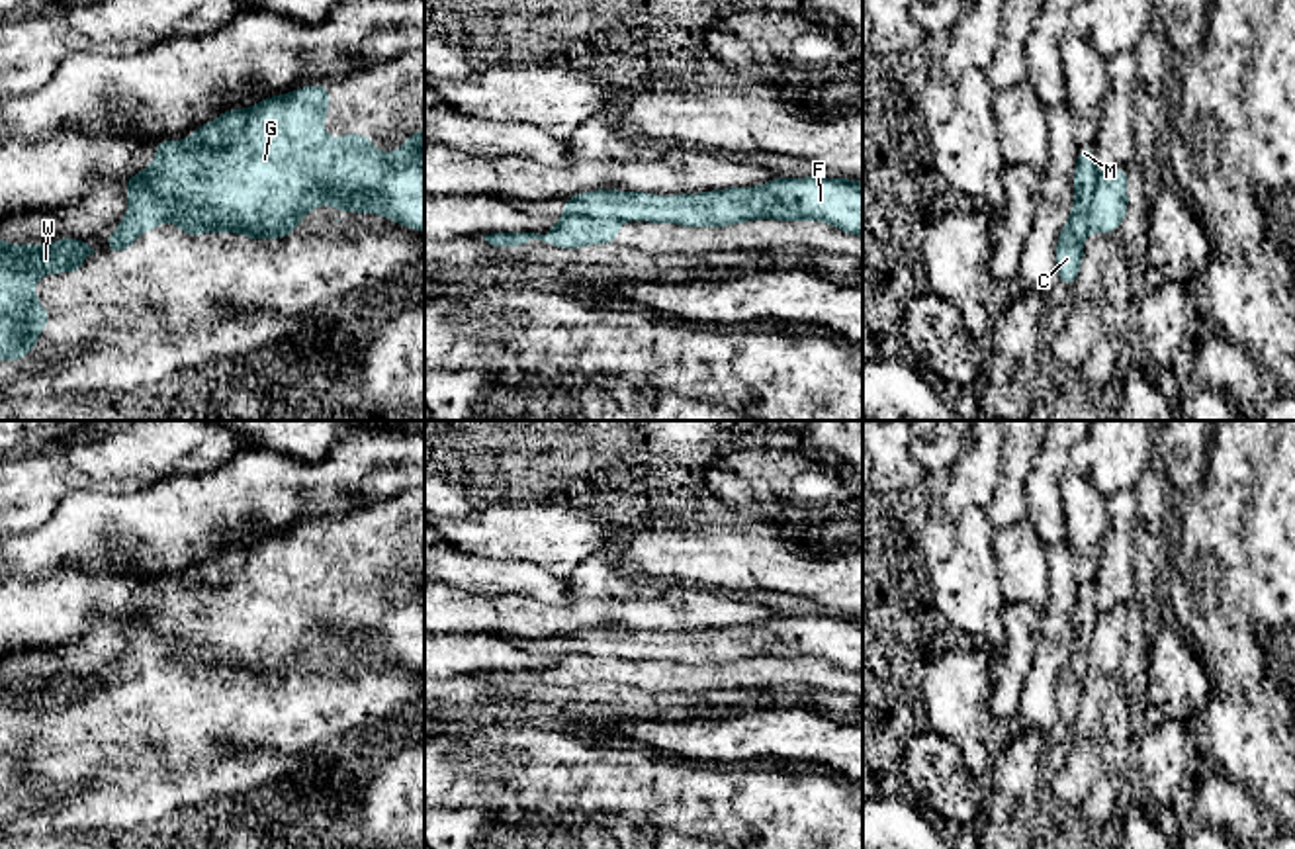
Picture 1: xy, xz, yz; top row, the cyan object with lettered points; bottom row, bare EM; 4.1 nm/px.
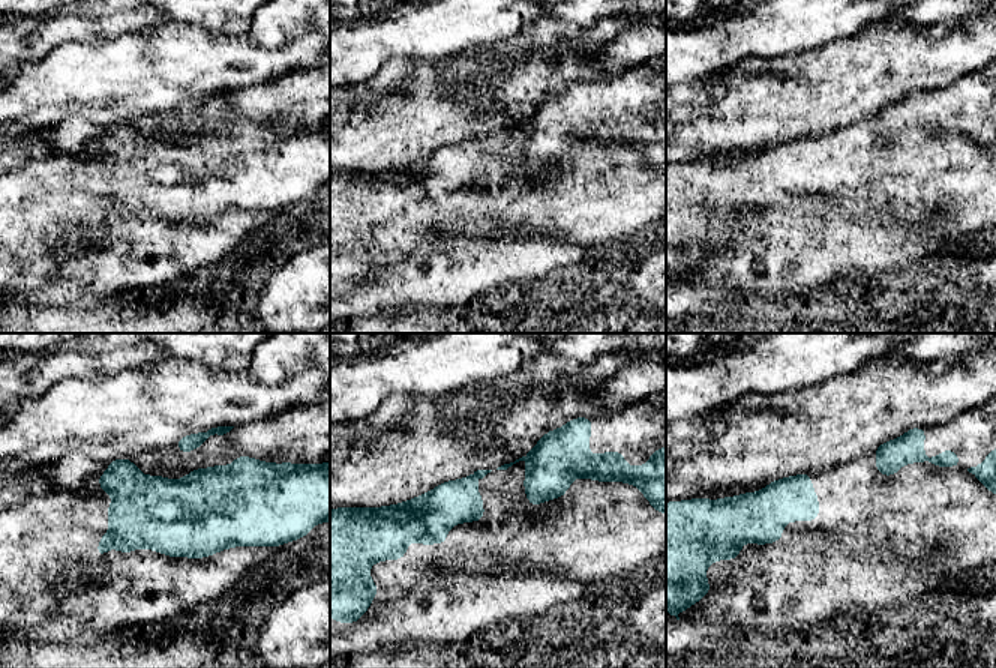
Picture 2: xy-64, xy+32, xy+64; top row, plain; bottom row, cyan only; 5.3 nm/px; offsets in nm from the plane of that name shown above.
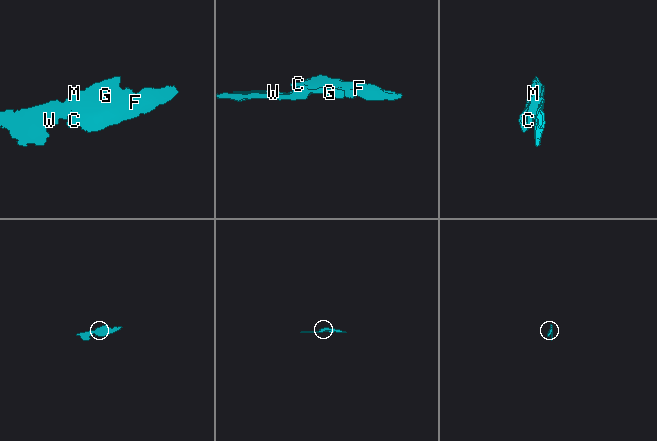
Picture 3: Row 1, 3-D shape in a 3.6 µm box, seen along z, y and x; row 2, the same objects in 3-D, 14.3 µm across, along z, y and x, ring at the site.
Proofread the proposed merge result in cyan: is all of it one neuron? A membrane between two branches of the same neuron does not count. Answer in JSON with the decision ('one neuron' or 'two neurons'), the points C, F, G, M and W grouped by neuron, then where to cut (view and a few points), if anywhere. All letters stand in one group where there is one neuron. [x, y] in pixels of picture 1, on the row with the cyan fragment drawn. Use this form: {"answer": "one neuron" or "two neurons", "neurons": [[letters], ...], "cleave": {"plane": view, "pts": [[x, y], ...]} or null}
{"answer": "two neurons", "neurons": [["C", "F", "G", "M"], ["W"]], "cleave": {"plane": "xy", "pts": [[126, 188], [145, 184], [167, 202], [171, 216]]}}

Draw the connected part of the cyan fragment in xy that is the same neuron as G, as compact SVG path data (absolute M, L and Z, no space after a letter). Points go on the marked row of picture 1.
M329 84L303 86L290 94L270 96L248 110L227 110L217 119L205 123L200 129L194 129L188 141L158 141L155 145L156 160L143 172L137 172L125 178L125 190L133 184L147 186L155 196L162 196L168 201L170 217L176 227L186 235L194 237L200 233L209 233L211 237L221 231L235 231L243 237L250 239L280 239L286 235L293 235L297 223L317 205L331 203L338 213L342 209L350 209L358 215L364 211L380 213L385 219L393 219L399 225L405 225L415 231L424 231L424 129L413 133L397 153L376 153L374 141L362 133L346 133L338 139L331 139L323 133L325 115L329 112Z

